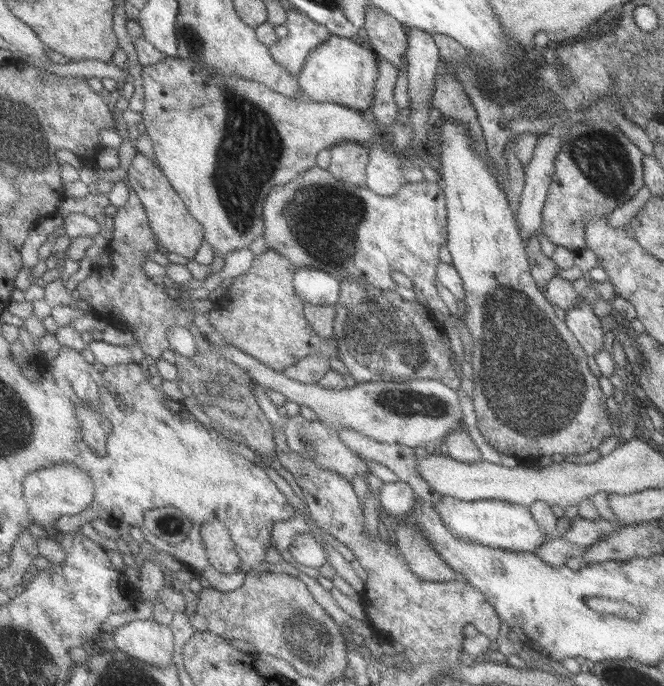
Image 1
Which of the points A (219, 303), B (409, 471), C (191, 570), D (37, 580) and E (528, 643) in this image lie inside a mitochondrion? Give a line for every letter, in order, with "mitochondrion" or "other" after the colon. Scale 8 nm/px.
A: other
B: other
C: other
D: other
E: other

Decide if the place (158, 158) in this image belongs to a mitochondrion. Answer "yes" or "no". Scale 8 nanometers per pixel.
no

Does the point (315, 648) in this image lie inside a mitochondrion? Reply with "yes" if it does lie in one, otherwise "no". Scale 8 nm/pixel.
yes

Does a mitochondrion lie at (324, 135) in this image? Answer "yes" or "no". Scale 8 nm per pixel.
no

